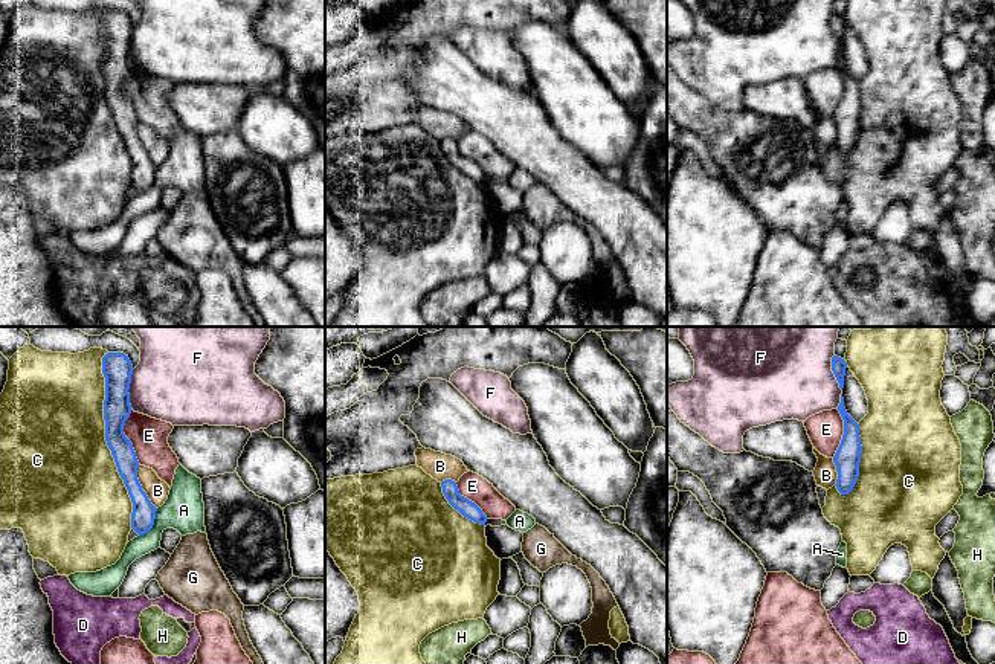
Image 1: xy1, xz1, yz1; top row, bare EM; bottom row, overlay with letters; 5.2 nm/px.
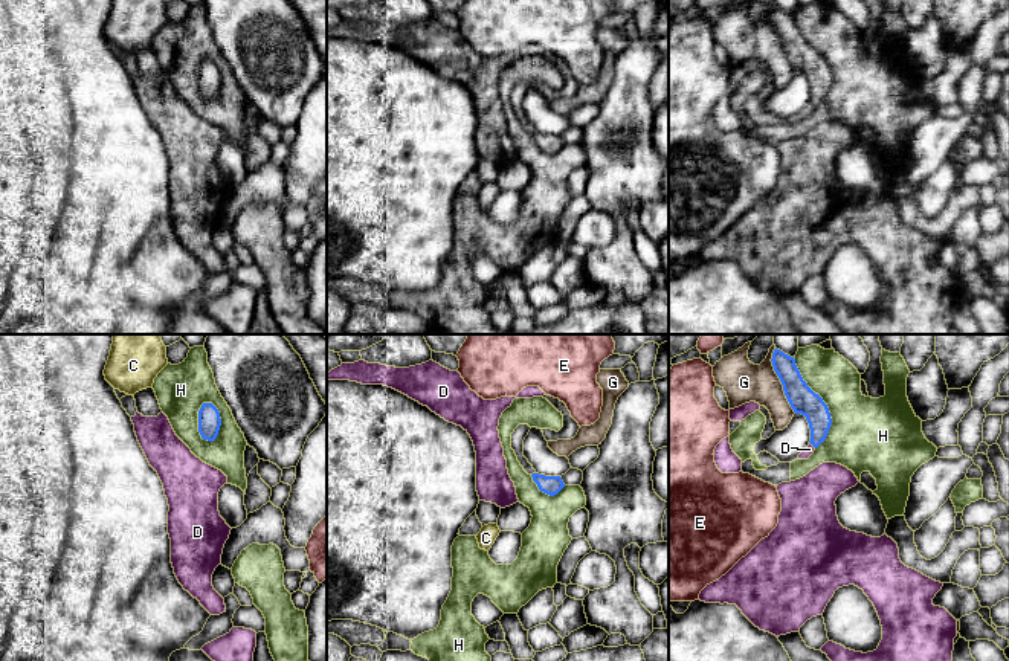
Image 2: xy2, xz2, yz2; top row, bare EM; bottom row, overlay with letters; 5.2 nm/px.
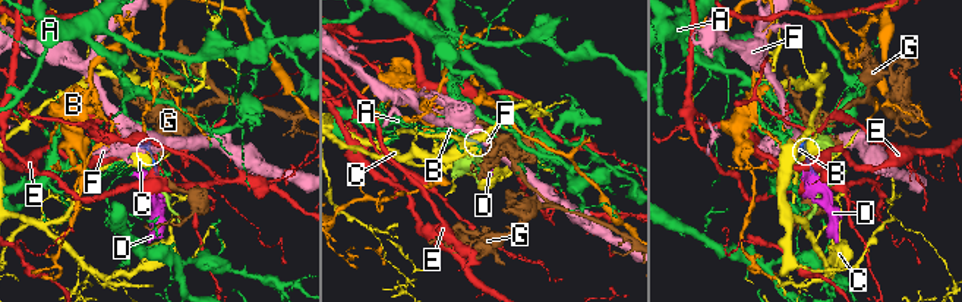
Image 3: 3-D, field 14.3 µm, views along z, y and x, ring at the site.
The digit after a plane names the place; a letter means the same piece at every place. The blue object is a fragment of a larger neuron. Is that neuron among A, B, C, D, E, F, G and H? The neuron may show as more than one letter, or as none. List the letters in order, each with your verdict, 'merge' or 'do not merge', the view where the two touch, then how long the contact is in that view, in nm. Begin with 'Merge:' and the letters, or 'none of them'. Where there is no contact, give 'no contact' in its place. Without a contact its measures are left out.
Merge: D
A: do not merge; meets blue in xy1; contact 180 nm long
B: do not merge; meets blue in xy1; contact 260 nm long
C: do not merge; meets blue in xy1; contact 950 nm long
D: merge; meets blue in yz2; contact 50 nm long
E: do not merge; meets blue in xy1; contact 300 nm long
F: do not merge; meets blue in xy1; contact 220 nm long
G: do not merge; meets blue in yz2; contact 360 nm long
H: do not merge; meets blue in yz2; contact 480 nm long

